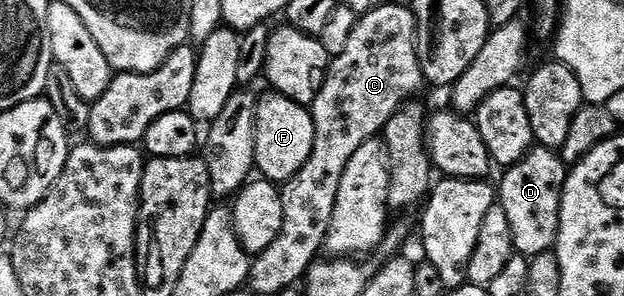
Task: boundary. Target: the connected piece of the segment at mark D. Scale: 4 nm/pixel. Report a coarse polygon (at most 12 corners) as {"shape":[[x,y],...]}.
{"shape":[[533,149],[498,183],[517,256],[551,252],[565,168]]}

